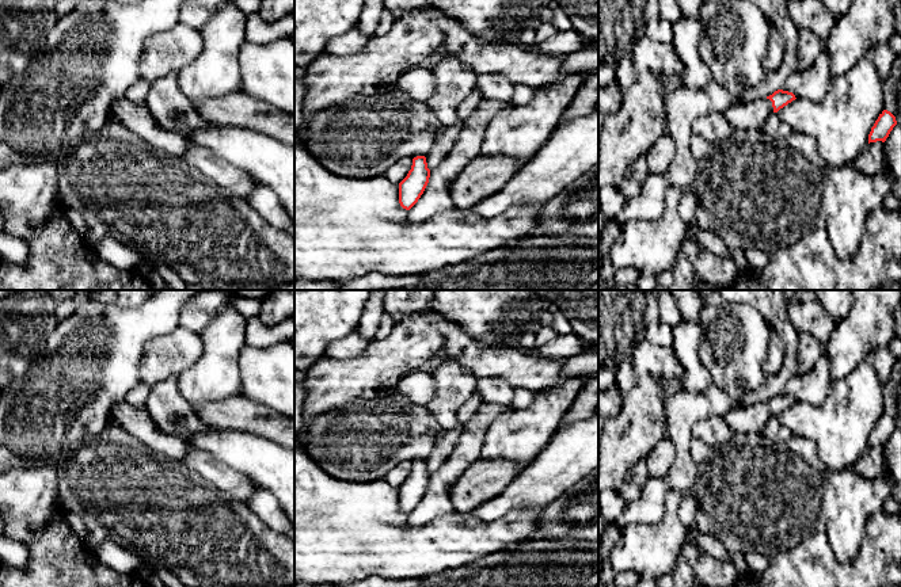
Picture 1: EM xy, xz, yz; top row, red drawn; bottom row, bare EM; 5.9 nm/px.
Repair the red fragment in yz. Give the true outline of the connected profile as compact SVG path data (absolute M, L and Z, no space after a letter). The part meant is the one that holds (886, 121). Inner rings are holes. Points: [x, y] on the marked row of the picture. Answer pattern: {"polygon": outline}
{"polygon": "M883 110L871 127L871 131L868 134L868 144L877 141L885 142L896 125L896 117L890 111Z"}

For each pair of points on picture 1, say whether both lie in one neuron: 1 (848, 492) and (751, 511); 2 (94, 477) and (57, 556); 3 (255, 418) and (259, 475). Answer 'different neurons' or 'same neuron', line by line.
1: same neuron
2: different neurons
3: different neurons

